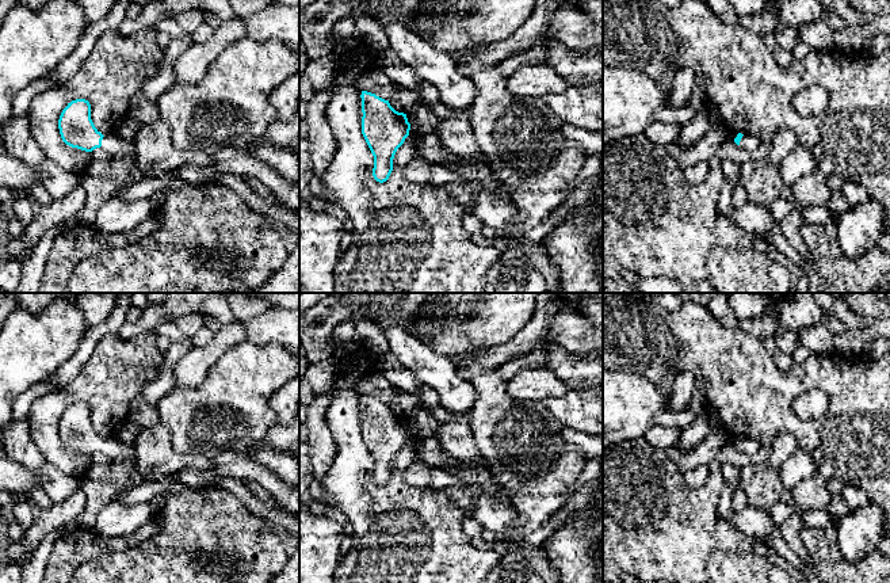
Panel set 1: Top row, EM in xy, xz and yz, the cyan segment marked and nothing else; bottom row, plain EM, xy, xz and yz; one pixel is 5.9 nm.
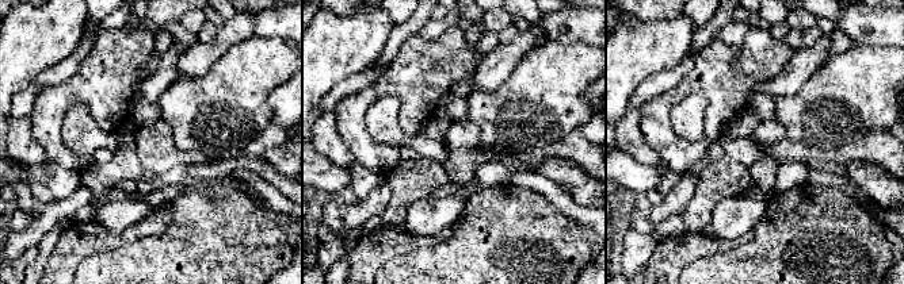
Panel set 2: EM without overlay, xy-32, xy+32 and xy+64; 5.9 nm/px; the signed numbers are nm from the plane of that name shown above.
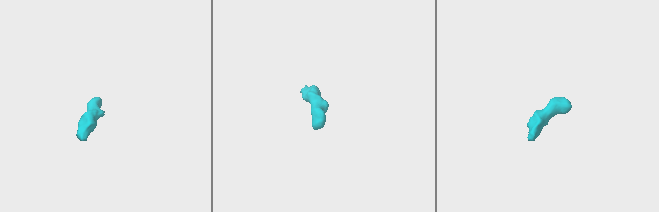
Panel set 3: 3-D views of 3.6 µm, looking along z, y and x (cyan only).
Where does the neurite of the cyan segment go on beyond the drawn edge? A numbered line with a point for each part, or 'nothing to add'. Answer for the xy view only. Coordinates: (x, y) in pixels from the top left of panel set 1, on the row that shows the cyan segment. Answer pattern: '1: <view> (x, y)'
1: xy (115, 145)

